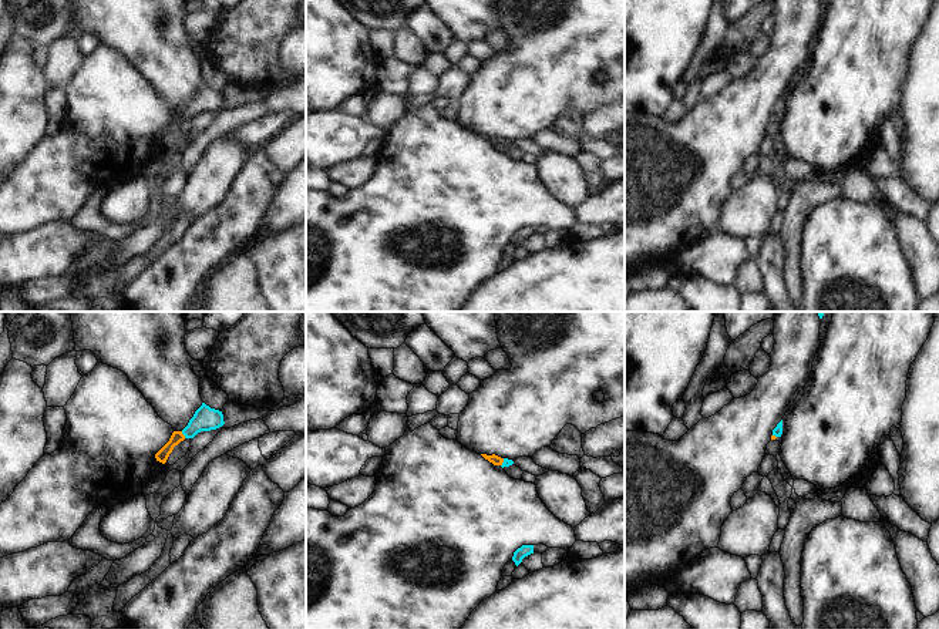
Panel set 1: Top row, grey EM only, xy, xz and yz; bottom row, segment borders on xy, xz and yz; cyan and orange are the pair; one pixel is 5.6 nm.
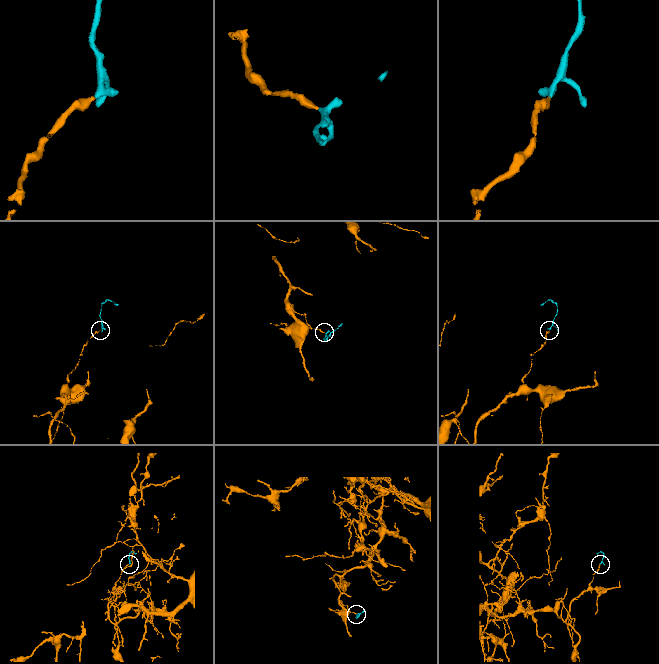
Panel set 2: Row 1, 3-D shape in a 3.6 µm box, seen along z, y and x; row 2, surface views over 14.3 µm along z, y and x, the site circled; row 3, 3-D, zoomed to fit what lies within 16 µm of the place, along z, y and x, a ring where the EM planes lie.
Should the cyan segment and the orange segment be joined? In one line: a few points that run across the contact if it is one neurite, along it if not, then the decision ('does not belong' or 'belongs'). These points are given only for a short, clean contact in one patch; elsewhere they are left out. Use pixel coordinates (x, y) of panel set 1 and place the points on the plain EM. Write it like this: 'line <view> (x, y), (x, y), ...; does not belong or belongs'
line xy (205, 100), (189, 113), (182, 114), (177, 118); belongs

